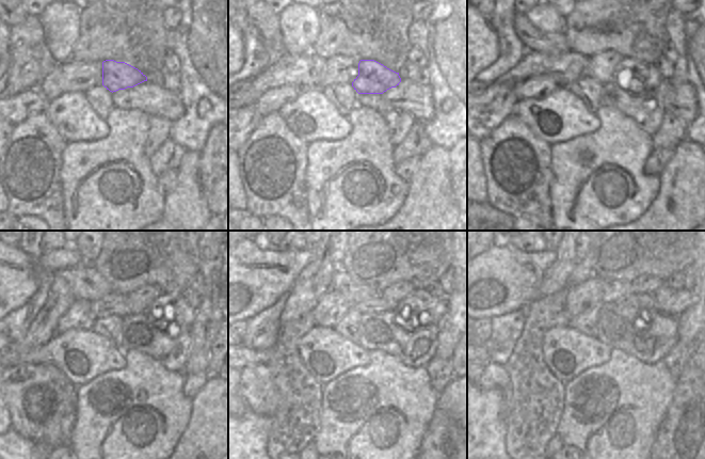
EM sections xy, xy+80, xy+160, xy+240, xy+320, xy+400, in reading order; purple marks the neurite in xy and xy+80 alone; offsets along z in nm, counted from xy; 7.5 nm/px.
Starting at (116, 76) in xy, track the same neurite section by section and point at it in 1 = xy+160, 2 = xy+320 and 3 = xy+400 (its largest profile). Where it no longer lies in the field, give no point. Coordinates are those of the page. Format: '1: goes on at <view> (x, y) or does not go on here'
1: goes on at xy+160 (637, 78)
2: goes on at xy+320 (421, 310)
3: goes on at xy+400 (671, 302)

